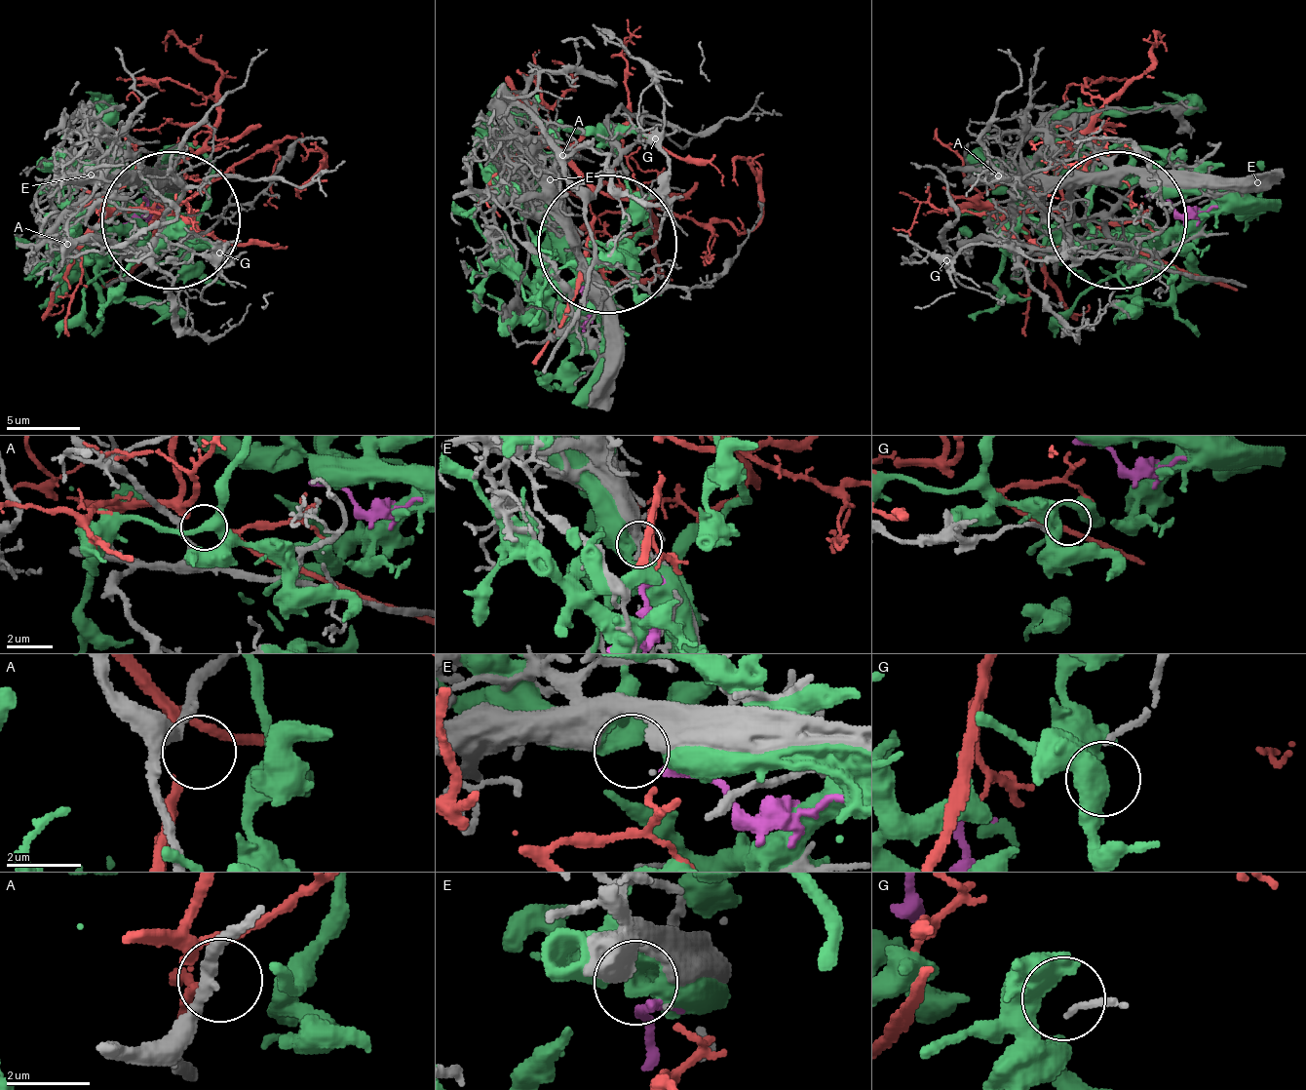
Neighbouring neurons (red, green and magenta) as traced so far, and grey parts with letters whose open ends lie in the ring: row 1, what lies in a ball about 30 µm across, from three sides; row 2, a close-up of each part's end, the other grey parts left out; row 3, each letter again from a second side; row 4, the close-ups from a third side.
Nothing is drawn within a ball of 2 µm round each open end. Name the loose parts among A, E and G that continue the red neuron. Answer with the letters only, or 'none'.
none

